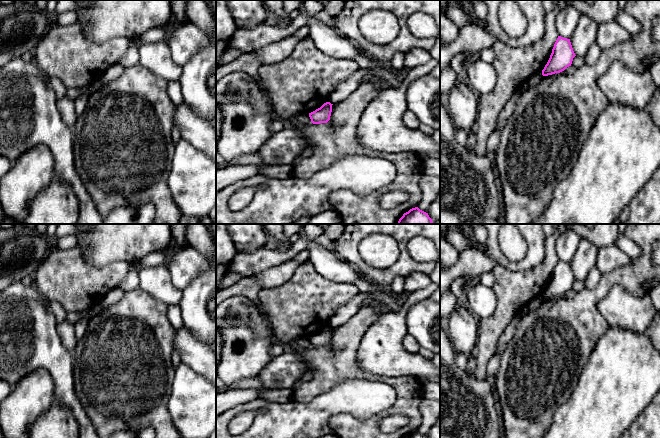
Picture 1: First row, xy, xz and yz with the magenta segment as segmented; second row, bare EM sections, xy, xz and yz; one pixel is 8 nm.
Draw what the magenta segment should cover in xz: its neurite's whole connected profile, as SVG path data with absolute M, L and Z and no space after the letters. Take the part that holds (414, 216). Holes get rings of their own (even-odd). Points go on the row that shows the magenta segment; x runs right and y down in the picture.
M418 207L410 209L404 213L397 224L432 224L433 221L428 213L420 210Z

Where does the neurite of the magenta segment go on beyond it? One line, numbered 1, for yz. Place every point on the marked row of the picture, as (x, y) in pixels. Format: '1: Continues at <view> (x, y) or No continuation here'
1: No continuation here

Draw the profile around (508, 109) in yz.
M523 91L513 94L505 104L503 109L501 110L501 112L499 113L499 116L497 118L497 123L495 126L495 130L499 134L502 132L503 128L505 127L508 118L513 114L516 108L517 102L522 94L523 94Z

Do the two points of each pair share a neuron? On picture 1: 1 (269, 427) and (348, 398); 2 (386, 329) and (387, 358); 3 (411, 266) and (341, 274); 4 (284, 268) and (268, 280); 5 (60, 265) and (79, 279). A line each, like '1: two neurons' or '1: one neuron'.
1: one neuron
2: one neuron
3: two neurons
4: one neuron
5: one neuron

